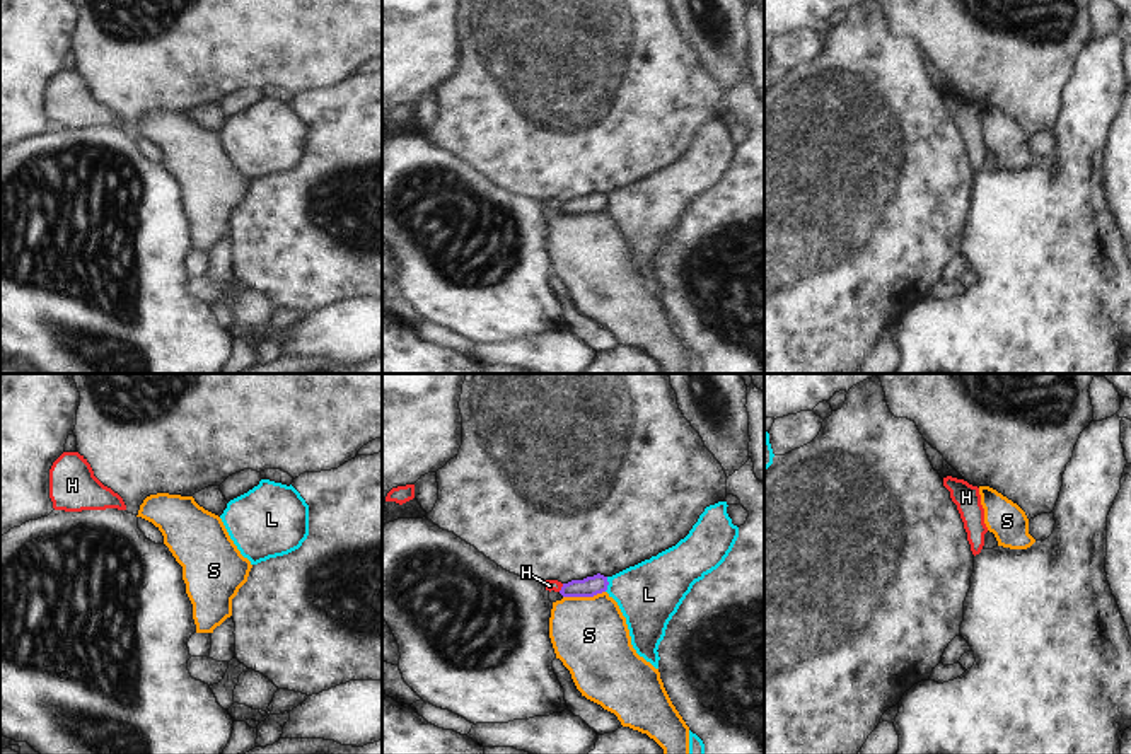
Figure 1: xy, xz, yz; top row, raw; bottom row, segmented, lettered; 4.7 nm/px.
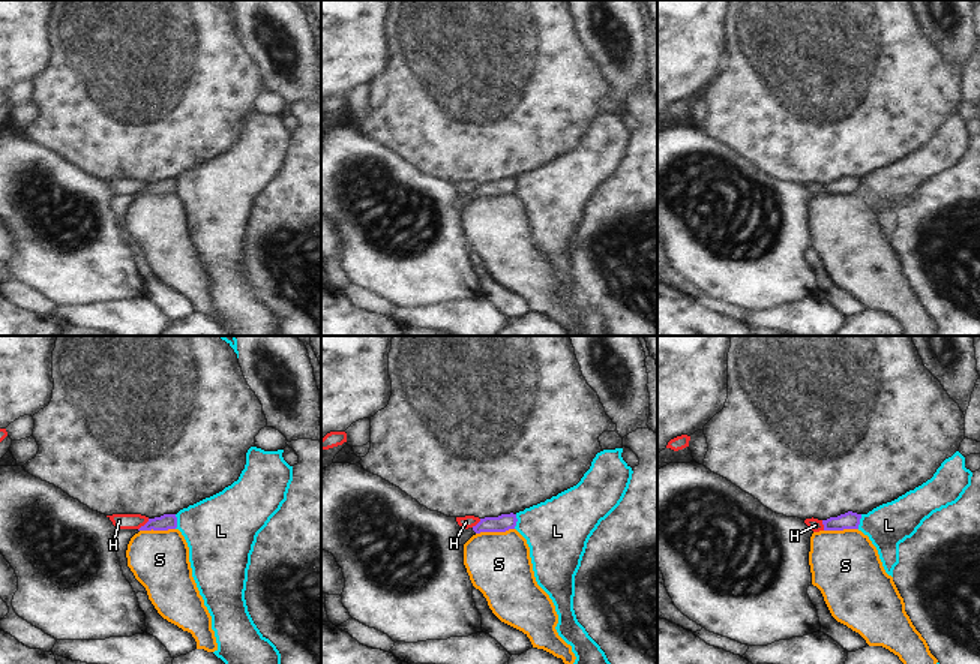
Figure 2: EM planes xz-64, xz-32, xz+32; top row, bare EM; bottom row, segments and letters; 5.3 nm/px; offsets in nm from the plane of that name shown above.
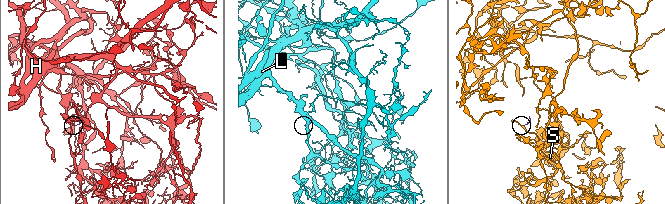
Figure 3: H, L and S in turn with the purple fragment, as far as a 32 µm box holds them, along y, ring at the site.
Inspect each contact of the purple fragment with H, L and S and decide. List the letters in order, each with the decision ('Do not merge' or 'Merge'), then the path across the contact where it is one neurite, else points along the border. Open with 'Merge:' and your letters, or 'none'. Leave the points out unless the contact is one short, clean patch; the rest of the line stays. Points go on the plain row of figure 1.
Merge: none
H: Do not merge. Boundary: xz (563, 202), (558, 208)
L: Do not merge
S: Do not merge. Boundary: xz (604, 208), (594, 214), (563, 215).

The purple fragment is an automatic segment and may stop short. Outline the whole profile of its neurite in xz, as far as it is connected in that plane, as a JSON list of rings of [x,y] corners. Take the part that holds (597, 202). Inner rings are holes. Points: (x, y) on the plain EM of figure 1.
[[[597,191],[594,194],[587,194],[583,198],[571,198],[568,201],[563,201],[560,210],[551,208],[549,218],[556,220],[563,215],[594,215],[597,212],[602,212],[607,208],[607,194]]]

